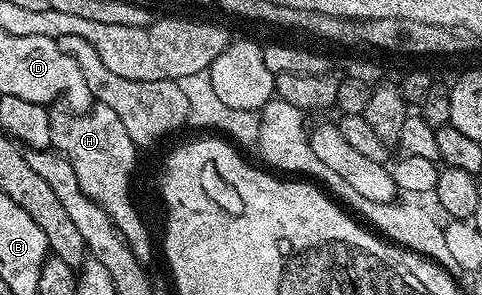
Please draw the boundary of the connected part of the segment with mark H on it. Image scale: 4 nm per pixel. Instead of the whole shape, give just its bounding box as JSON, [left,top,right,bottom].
[49,102,153,261]

